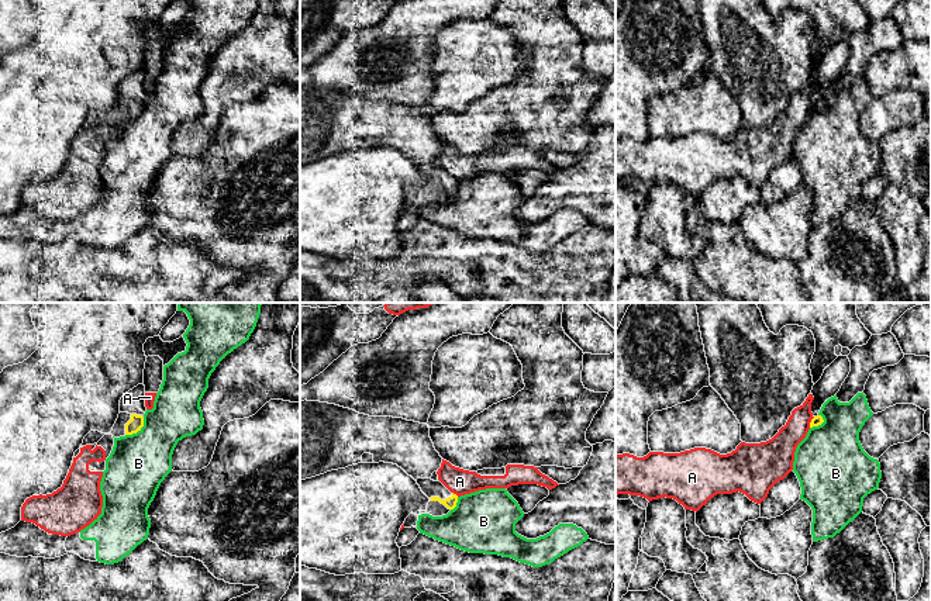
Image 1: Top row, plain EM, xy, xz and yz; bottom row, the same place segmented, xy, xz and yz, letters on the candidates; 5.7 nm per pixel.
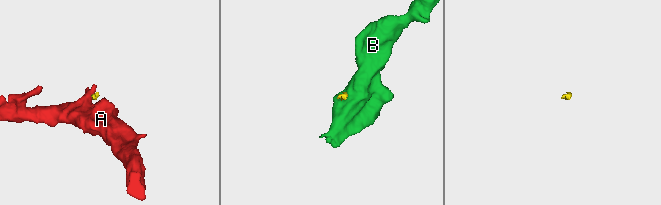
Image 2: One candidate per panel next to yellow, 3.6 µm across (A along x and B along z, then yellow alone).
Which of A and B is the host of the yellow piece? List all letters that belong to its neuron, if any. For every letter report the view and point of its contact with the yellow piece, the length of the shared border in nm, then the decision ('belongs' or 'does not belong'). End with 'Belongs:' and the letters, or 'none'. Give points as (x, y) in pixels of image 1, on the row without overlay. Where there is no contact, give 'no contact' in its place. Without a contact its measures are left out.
A: contact xz (455, 179); length 50 nm; does not belong
B: contact xy (138, 114); length 160 nm; does not belong
Belongs: none

